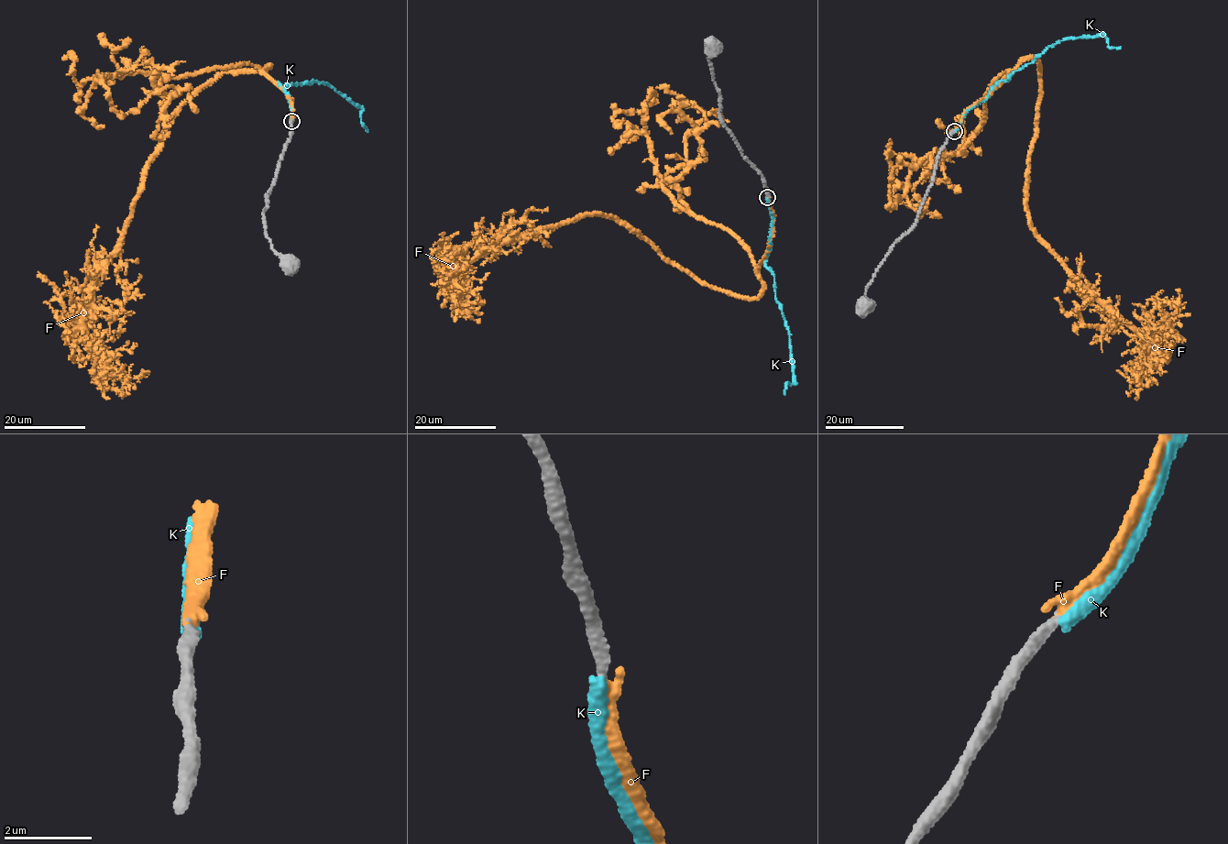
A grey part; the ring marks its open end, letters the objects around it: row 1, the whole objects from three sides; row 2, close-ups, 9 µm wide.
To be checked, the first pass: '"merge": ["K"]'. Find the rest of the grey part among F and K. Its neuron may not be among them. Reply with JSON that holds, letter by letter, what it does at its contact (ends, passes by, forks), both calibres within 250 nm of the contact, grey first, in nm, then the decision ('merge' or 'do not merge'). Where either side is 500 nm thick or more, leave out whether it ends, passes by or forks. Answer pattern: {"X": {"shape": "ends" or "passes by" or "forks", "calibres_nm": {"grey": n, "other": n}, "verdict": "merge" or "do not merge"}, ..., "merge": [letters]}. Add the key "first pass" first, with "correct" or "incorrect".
{"first pass": "correct", "F": {"shape": "ends", "calibres_nm": {"grey": 280, "other": 320}, "verdict": "do not merge"}, "K": {"shape": "ends", "calibres_nm": {"grey": 280, "other": 320}, "verdict": "merge"}, "merge": ["K"]}

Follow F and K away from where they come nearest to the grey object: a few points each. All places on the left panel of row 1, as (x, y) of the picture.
F: (290, 120), (268, 65), (221, 73), (175, 113), (84, 322), (104, 373), (130, 378)
K: (292, 120), (288, 93), (278, 82), (295, 85), (314, 80), (327, 83), (361, 108), (362, 123), (367, 131)

